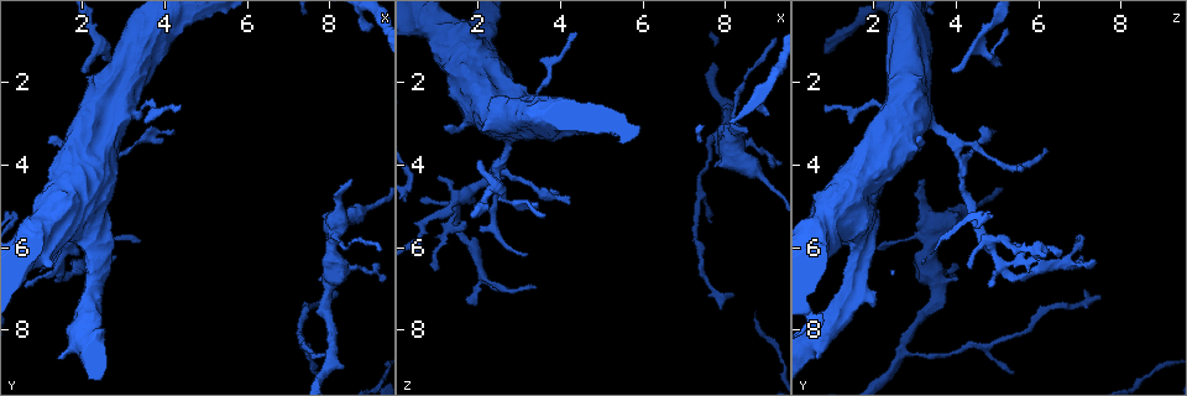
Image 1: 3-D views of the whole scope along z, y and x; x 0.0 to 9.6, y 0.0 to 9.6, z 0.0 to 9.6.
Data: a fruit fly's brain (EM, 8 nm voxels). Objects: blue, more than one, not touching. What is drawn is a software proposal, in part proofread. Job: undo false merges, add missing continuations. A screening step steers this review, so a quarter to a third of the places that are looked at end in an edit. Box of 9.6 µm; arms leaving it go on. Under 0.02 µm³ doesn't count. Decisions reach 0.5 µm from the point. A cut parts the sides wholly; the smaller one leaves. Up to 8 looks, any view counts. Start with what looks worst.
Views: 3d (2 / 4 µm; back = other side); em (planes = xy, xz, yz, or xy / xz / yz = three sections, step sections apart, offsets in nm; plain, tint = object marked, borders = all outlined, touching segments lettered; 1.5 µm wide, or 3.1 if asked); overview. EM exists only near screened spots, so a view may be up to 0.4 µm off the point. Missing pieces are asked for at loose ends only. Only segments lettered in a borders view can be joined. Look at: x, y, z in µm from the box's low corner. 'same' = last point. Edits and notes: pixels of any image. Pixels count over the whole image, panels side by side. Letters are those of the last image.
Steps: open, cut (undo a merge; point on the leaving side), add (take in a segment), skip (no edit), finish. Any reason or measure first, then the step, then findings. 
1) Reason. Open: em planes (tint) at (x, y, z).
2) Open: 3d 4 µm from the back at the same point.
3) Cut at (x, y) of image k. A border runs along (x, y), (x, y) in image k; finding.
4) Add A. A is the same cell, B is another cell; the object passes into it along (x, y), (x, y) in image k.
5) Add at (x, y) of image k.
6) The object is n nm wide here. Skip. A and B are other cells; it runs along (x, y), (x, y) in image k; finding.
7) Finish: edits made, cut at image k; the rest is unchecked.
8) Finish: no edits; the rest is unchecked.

Long arm stops here. Open: em planes (borders) at (3.20, 3.55, 6.20).

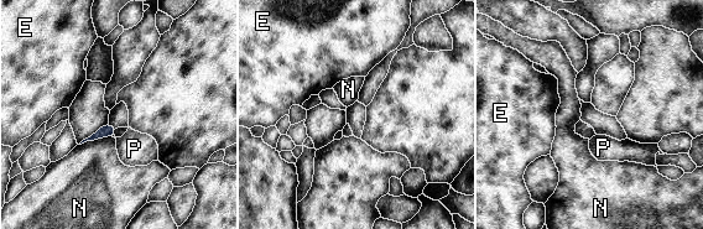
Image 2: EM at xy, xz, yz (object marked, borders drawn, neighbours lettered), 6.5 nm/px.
Skip. E, N and P are other cells; a border runs along (112, 135), (87, 140), (81, 145) in image 2; none of them fits.

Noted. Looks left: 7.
Long arm stops here. Open: 3d 2 µm at (4.35, 2.50, 0.80).

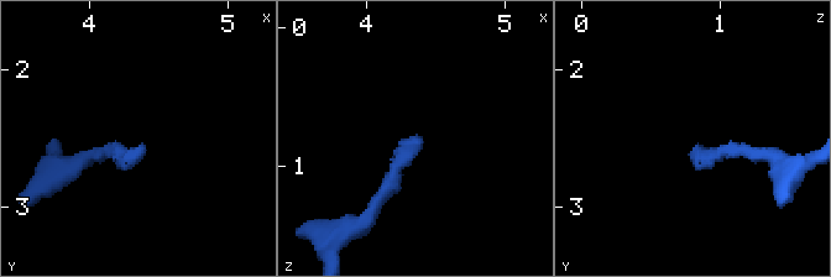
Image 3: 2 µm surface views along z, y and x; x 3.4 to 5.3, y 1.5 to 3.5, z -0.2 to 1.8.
Need the tissue. Open: em yz step 8 (tint) at (4.38, 2.58, 0.80).

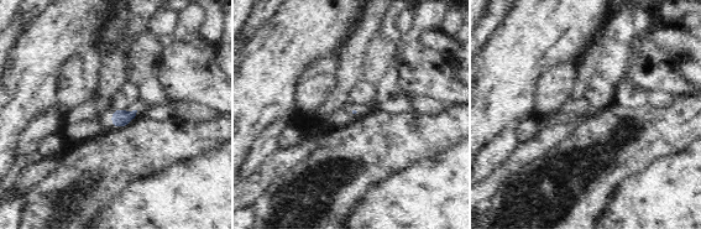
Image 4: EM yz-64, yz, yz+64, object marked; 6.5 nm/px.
Open: em planes (borders) at the same point.

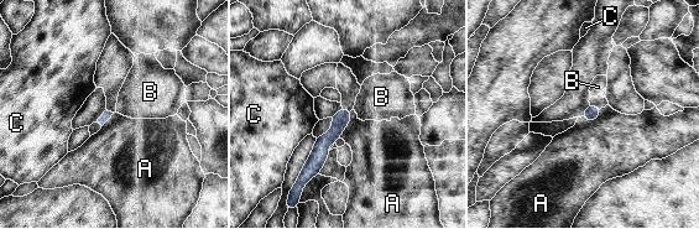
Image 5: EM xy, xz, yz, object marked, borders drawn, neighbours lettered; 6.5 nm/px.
The longest contact is with A, 200 nm. Skip. A, B and C are other cells; a border runs along (351, 110), (351, 118), (338, 138) in image 5; no lettered segment goes on from it.

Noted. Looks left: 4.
A narrow waist. Open: 3d 2 µm at (2.55, 3.85, 4.15).

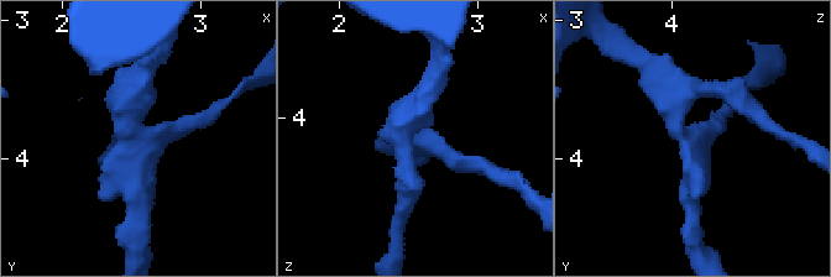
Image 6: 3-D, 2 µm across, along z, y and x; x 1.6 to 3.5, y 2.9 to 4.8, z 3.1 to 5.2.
Open: em planes (tint) at (2.50, 3.84, 4.10).

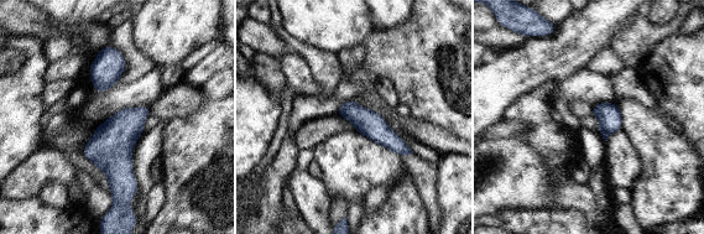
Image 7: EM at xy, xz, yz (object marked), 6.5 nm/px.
Open: em planes (borders) at the same point.

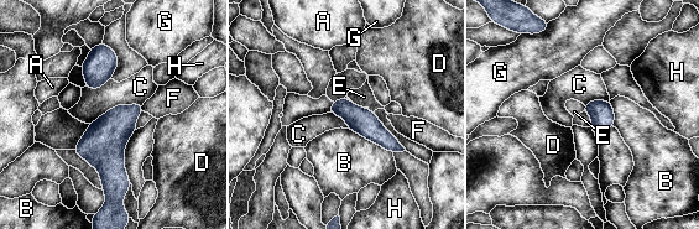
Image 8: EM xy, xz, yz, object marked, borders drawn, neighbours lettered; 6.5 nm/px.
The object is 170 nm wide here. Skip. A, B, C, D, E, F, G and H are other cells; it runs along (335, 104), (400, 149) in image 8; continuous, no second neuron.

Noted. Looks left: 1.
Finish: no edits; the rest is unchecked.

